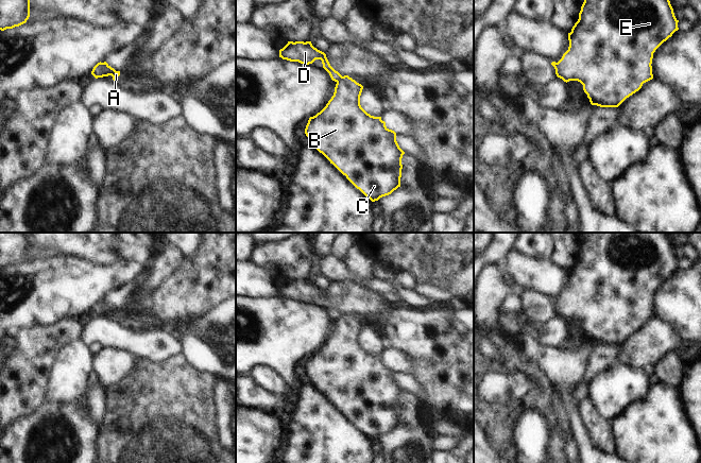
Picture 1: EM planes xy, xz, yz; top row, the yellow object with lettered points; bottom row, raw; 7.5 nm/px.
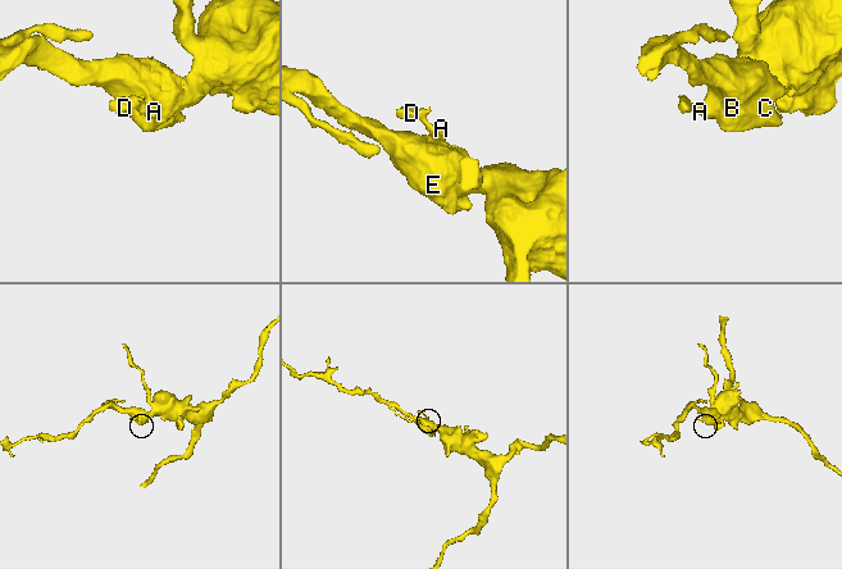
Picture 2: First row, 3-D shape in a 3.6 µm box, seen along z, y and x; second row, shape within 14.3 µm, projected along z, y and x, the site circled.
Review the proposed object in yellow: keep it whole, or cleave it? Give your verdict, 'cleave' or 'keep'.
cleave

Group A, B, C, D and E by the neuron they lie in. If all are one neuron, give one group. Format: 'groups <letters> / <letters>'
groups A B C E / D

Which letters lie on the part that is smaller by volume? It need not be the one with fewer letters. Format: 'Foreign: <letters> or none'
Foreign: D

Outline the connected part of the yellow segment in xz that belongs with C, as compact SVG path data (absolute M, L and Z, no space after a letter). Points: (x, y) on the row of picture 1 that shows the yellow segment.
M348 75L342 76L326 106L309 118L305 134L314 149L366 198L375 202L400 187L405 152L396 141L396 133L386 126L381 117L371 116L361 107L362 89L363 86Z

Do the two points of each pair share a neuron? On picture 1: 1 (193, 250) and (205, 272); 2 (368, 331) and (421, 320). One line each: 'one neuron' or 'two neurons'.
1: two neurons
2: two neurons

